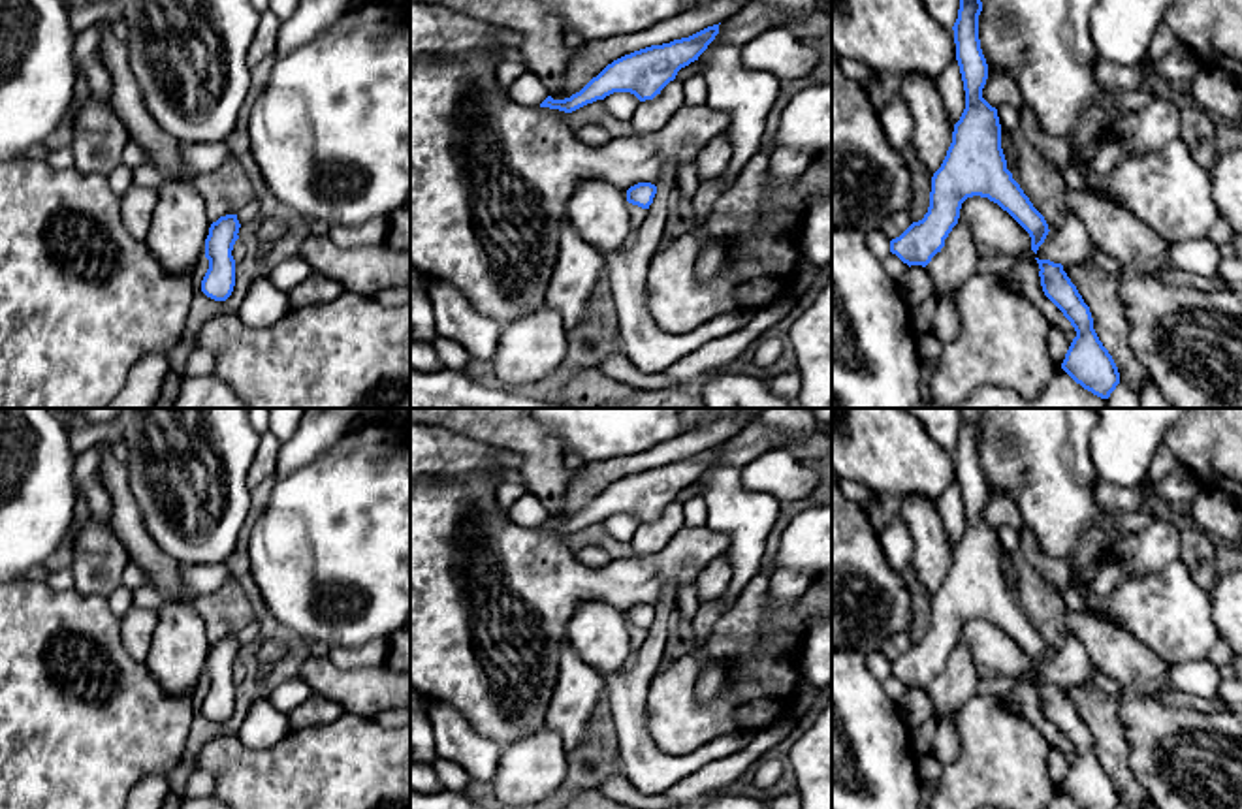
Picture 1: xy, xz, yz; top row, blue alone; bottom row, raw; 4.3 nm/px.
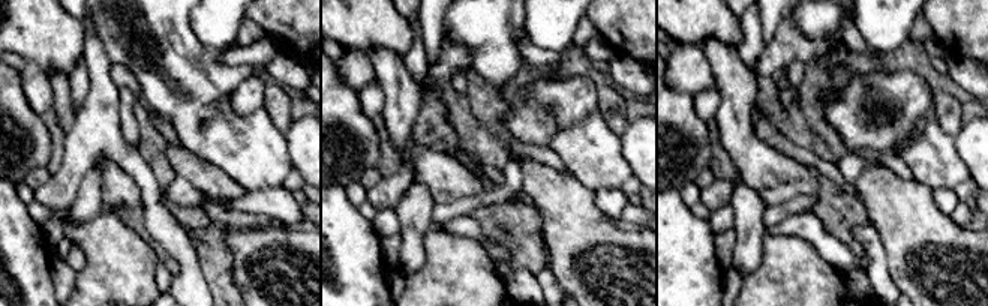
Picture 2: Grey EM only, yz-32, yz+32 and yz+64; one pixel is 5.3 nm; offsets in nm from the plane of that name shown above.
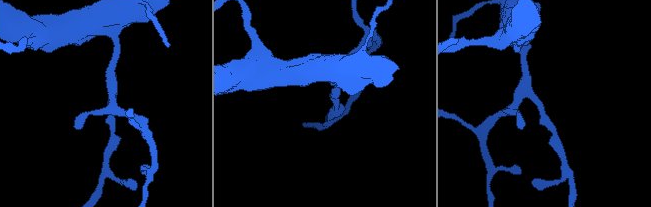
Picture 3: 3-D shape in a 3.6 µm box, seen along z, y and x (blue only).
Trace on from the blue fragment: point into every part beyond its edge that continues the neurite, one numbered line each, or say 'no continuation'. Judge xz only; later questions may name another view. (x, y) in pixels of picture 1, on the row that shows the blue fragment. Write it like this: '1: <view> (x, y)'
no continuation

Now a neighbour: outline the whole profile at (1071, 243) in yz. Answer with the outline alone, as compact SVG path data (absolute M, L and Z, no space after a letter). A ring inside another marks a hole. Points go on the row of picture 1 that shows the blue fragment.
M1067 211L1063 226L1056 231L1048 231L1035 258L1065 265L1088 262L1095 252L1097 246L1093 245L1080 218Z

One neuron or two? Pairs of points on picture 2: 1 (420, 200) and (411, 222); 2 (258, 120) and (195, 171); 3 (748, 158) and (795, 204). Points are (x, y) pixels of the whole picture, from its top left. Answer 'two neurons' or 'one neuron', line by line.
1: one neuron
2: two neurons
3: two neurons

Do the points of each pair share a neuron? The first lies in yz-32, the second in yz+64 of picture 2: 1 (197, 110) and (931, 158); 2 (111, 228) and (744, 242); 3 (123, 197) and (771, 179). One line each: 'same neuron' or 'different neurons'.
1: same neuron
2: different neurons
3: same neuron

